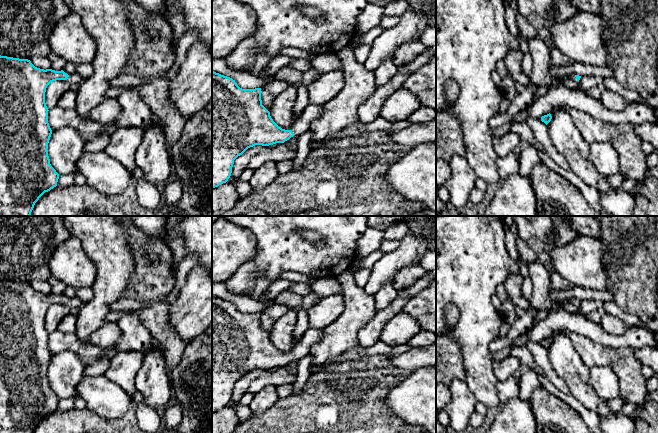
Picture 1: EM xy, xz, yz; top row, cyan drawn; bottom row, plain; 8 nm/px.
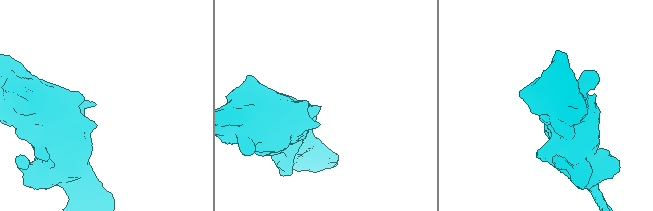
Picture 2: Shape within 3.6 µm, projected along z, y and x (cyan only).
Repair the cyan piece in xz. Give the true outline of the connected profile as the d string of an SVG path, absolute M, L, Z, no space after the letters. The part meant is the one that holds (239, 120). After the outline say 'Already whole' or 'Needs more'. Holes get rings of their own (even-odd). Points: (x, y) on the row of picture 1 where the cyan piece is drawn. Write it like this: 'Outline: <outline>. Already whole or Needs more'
Outline: M212 71L212 188L226 183L231 176L234 160L255 145L284 143L309 130L312 120L323 112L324 105L309 104L294 120L289 130L279 127L262 105L261 88L242 89L235 80Z. Needs more

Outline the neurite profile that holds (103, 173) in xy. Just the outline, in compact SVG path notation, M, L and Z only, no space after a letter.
M105 151L84 153L77 163L78 173L86 178L86 184L108 197L114 197L135 183L133 173Z

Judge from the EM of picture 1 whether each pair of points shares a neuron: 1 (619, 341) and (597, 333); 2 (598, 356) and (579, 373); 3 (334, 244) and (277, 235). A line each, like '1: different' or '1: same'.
1: same
2: different
3: same

